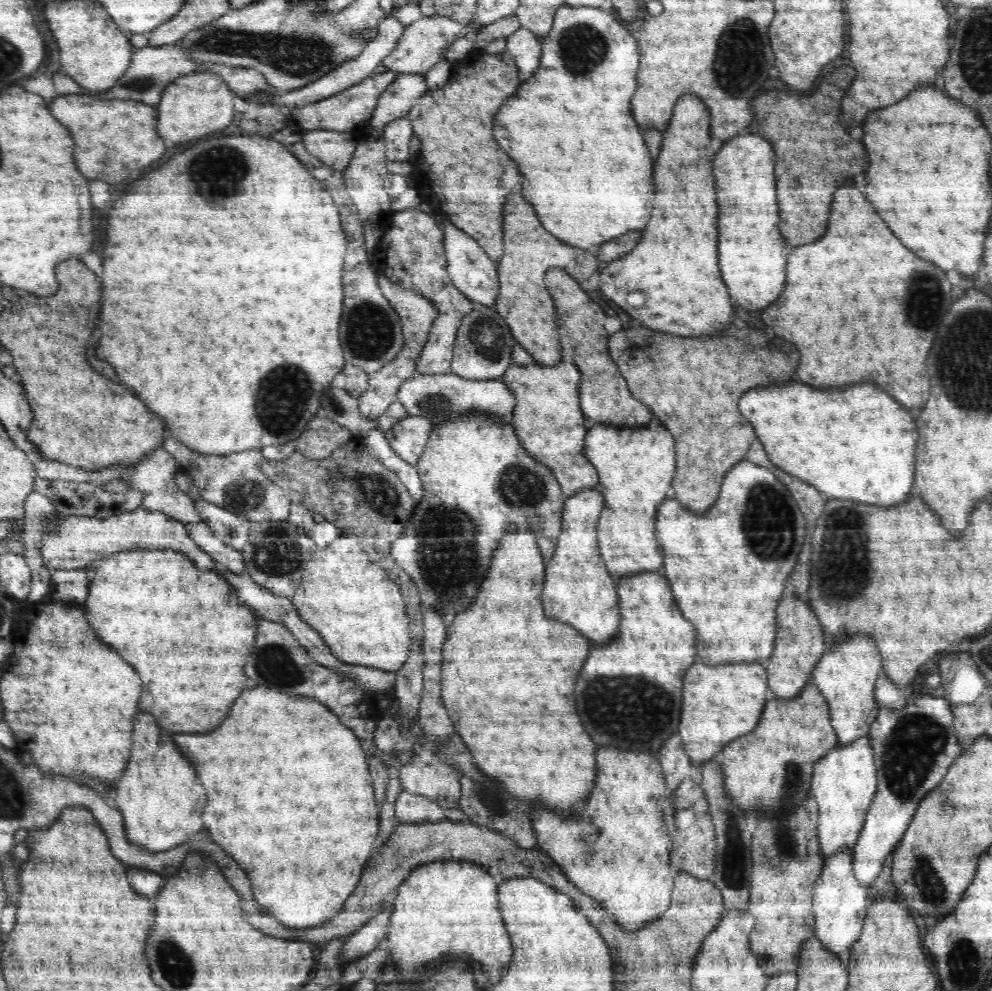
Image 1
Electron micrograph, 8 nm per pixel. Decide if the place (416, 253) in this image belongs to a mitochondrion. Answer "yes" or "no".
yes

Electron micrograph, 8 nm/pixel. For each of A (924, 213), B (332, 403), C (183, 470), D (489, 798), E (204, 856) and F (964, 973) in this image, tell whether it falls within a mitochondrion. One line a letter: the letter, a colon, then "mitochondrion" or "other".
A: other
B: mitochondrion
C: other
D: mitochondrion
E: other
F: mitochondrion

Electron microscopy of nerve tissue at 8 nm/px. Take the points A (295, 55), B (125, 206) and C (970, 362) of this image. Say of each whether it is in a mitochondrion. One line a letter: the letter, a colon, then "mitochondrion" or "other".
A: mitochondrion
B: other
C: mitochondrion

